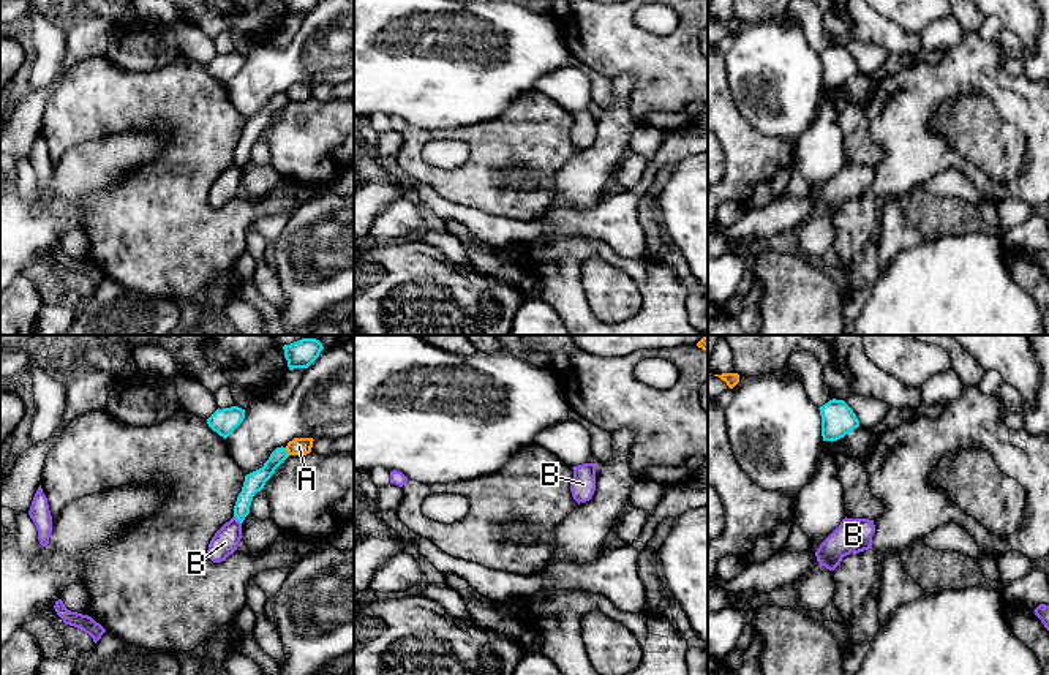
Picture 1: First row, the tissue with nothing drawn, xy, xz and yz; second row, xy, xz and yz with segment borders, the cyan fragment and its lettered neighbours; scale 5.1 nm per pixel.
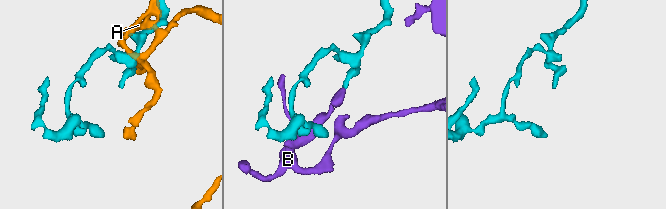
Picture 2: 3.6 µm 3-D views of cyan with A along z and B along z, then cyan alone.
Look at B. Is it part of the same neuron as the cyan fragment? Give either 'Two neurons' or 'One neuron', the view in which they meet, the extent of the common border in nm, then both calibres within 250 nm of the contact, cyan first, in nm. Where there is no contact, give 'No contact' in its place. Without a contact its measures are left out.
Two neurons. Touches cyan in xy. Shared border 60 nm. Thickness 100 nm (cyan) against 130 nm

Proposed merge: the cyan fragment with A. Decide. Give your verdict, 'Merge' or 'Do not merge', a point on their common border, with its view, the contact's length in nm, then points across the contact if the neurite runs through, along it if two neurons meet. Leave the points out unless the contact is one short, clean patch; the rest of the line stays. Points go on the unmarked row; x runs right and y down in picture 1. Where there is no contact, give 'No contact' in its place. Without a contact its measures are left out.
Do not merge. Touches cyan at xy (286, 97). Shared border 50 nm. Boundary: xy (285, 94), (289, 100)

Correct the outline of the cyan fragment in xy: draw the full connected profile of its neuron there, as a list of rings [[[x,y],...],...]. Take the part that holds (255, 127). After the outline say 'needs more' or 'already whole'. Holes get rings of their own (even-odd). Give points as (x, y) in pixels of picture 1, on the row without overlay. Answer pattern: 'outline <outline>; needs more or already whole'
outline [[[276,93],[262,114],[245,122],[242,138],[239,139],[234,152],[234,163],[240,169],[243,169],[245,163],[250,160],[253,142],[264,134],[265,128],[288,103],[289,100],[286,93]]]; already whole

